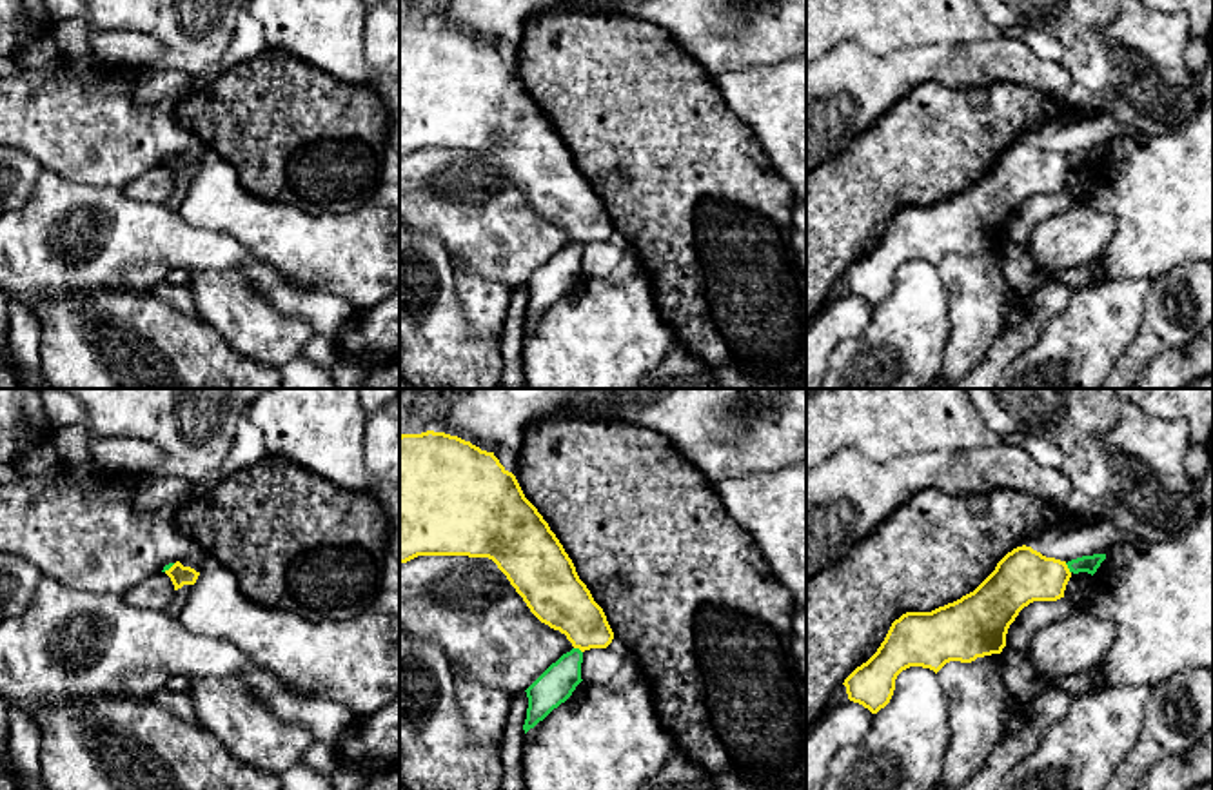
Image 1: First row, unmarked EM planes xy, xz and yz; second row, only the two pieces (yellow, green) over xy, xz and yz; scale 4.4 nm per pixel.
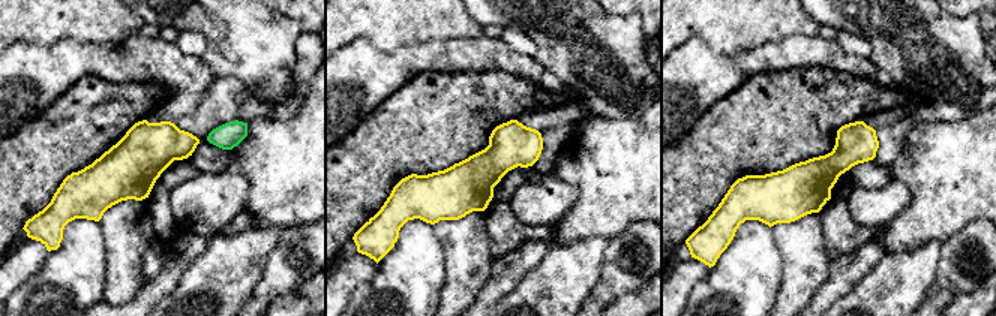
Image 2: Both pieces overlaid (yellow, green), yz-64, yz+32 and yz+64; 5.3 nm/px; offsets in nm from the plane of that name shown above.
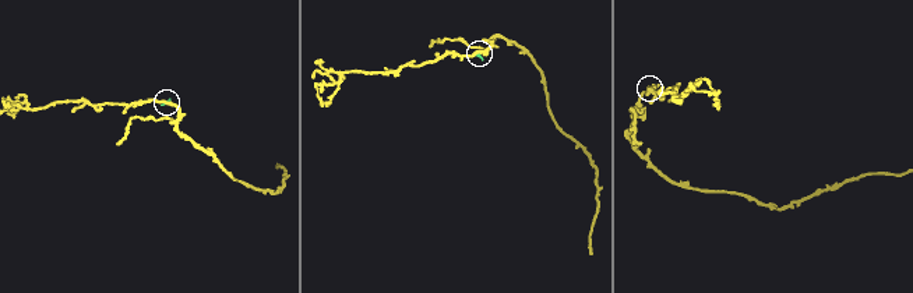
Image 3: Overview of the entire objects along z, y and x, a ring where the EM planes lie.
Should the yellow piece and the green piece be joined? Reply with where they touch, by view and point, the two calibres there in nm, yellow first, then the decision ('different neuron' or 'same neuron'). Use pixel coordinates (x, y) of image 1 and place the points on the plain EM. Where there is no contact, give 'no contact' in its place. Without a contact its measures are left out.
meets yellow in yz at (1068, 162); 240 nm thick on the yellow side, 80 nm on the other; different neuron

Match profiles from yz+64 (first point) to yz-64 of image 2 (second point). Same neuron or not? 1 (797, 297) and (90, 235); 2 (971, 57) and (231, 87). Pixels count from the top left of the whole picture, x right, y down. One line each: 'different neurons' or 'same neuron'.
1: different neurons
2: different neurons

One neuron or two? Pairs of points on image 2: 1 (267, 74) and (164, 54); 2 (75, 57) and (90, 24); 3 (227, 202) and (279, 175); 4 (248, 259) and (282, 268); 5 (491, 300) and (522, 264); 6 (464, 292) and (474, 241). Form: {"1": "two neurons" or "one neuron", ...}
{"1": "two neurons", "2": "two neurons", "3": "two neurons", "4": "two neurons", "5": "one neuron", "6": "one neuron"}

